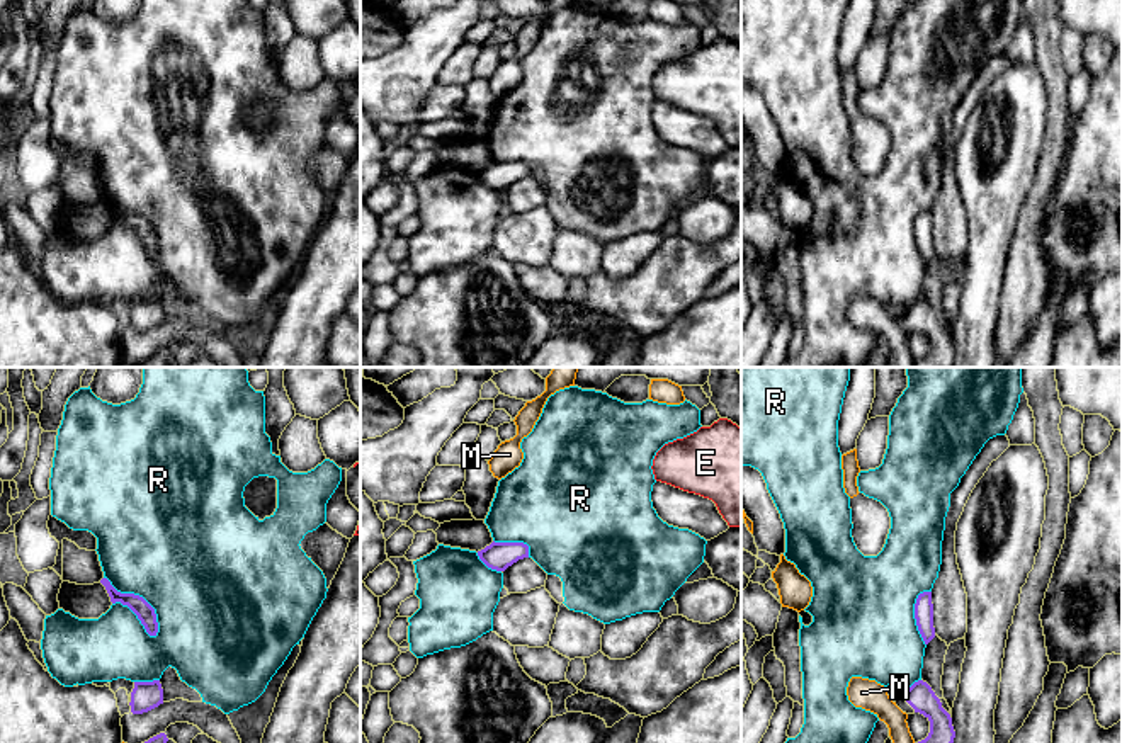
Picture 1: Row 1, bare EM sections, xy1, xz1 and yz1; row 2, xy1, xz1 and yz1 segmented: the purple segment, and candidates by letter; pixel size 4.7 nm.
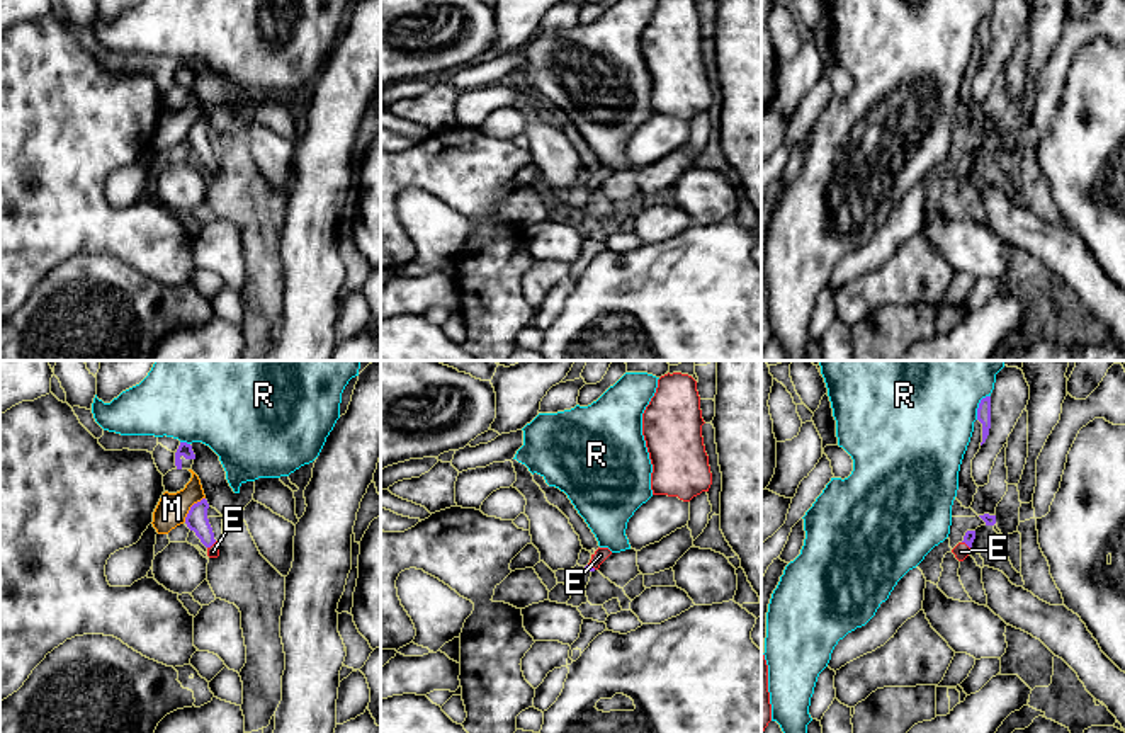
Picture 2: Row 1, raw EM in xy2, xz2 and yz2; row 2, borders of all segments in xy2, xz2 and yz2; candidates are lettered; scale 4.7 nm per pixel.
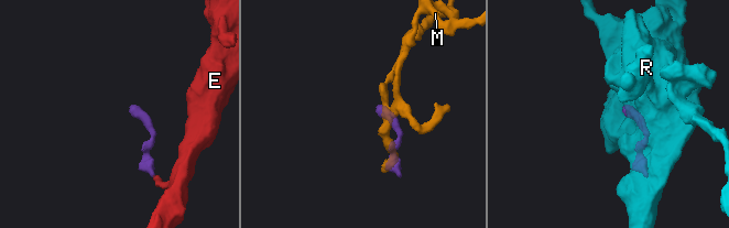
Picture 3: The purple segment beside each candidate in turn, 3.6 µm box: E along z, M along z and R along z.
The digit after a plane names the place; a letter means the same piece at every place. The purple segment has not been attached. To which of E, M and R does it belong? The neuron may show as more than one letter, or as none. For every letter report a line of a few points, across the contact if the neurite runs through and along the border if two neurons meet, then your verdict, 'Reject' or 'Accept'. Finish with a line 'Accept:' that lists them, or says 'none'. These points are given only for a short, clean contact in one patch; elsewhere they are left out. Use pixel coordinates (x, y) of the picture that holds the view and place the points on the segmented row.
E: Line: xy2 (196, 519), (211, 545), (213, 551). Accept
M: Line: xy2 (204, 497), (191, 507), (184, 521). Reject
R: Reject
Accept: E

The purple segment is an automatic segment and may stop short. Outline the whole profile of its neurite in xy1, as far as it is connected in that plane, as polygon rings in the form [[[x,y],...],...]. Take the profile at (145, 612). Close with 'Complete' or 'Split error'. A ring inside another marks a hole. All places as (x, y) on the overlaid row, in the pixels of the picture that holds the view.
[[[102,578],[100,583],[105,587],[112,604],[121,602],[122,605],[128,605],[138,615],[146,632],[156,636],[158,622],[155,609],[143,597],[117,592],[107,578]]]. Complete

